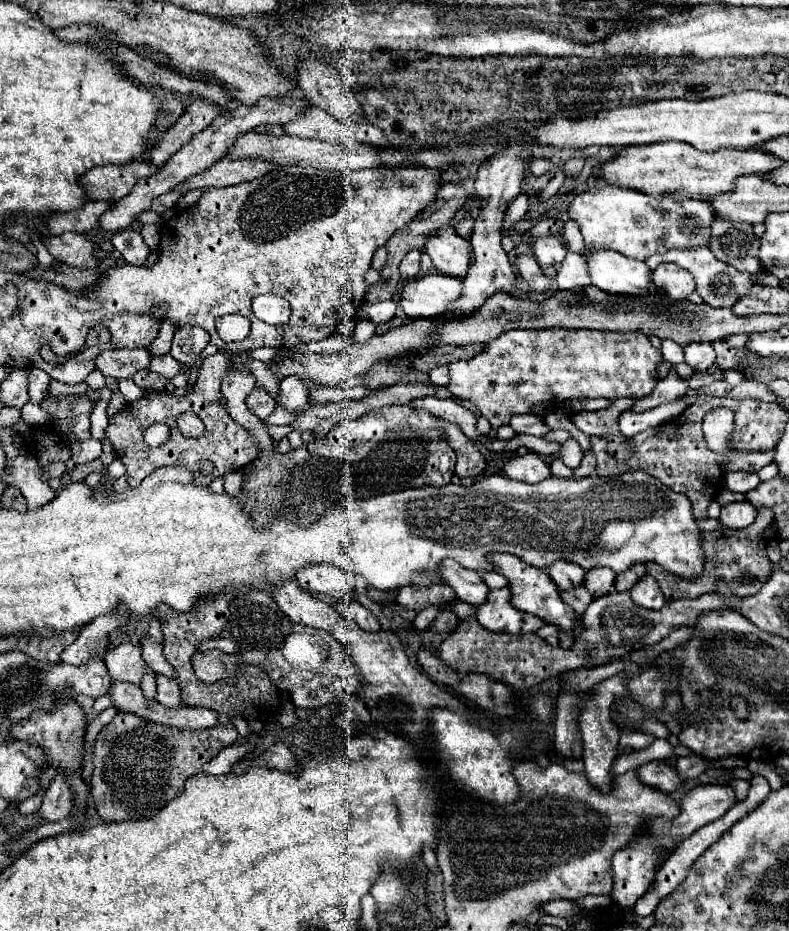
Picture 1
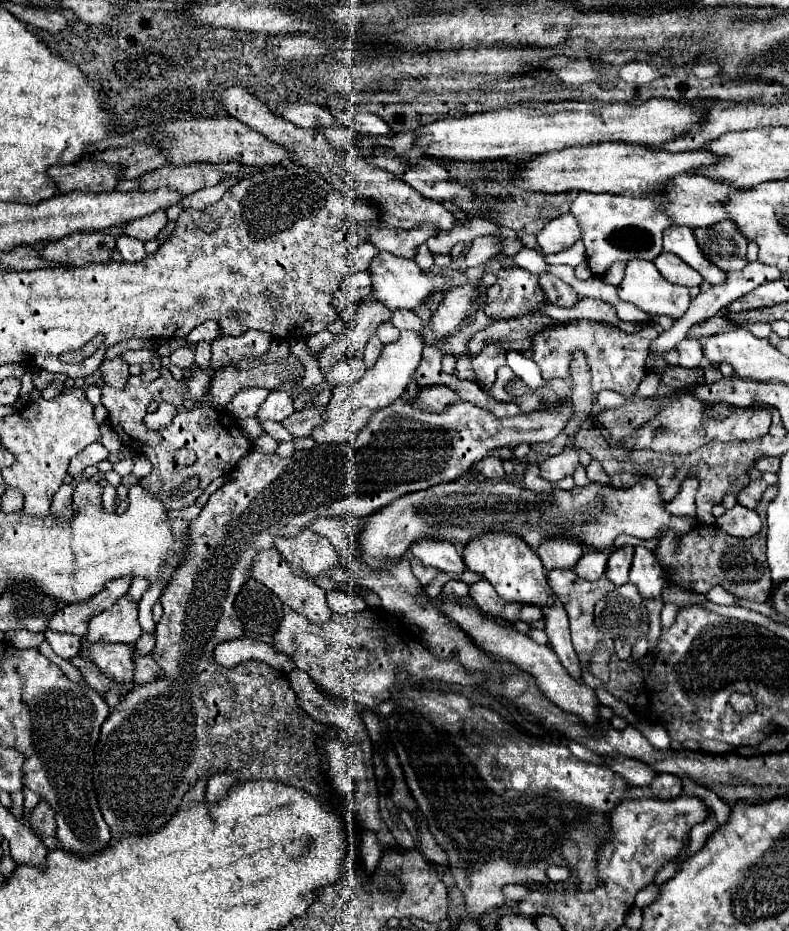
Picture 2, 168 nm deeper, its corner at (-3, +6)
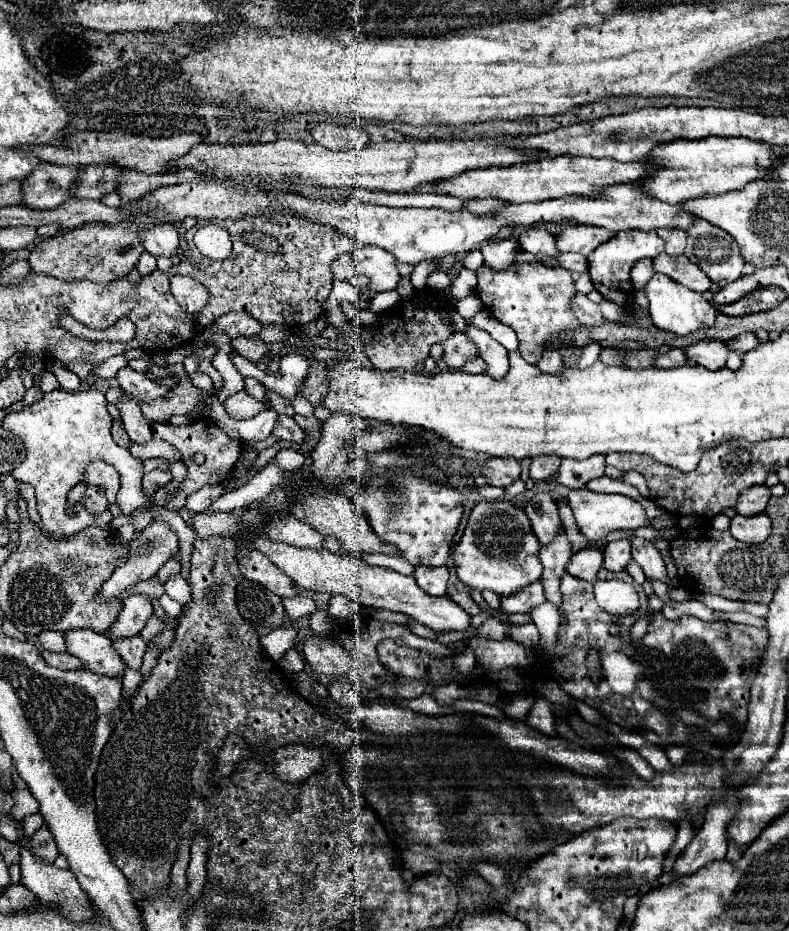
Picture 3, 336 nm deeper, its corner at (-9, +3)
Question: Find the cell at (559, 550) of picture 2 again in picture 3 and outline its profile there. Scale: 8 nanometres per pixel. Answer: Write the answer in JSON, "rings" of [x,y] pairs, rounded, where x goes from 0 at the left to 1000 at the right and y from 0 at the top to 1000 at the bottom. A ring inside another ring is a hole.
{"rings":[[[682,528],[669,541],[667,552],[674,561],[674,569],[687,586],[692,586],[707,571],[710,552],[702,535],[695,528]]]}

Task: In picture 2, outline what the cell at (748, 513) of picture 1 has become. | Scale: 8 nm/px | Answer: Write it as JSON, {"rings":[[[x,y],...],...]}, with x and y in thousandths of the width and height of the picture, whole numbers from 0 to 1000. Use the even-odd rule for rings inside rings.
{"rings":[[[933,542],[933,545],[923,547],[915,555],[910,555],[907,564],[913,568],[918,568],[923,575],[953,577],[963,570],[966,560],[963,560],[958,549],[953,549],[948,545],[940,545],[940,542]]]}

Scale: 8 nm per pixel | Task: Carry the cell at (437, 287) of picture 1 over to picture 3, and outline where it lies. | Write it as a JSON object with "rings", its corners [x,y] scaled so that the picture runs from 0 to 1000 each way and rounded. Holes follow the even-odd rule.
{"rings":[[[454,264],[446,271],[446,279],[451,284],[451,292],[466,299],[466,318],[502,311],[507,303],[507,294],[502,290],[502,277],[479,264]]]}

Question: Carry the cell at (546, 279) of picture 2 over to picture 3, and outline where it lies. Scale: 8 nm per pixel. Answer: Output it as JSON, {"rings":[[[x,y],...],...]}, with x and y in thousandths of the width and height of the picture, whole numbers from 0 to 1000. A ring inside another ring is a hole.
{"rings":[[[730,316],[725,322],[725,333],[738,350],[763,350],[768,342],[763,339],[760,327],[748,324],[740,316]]]}

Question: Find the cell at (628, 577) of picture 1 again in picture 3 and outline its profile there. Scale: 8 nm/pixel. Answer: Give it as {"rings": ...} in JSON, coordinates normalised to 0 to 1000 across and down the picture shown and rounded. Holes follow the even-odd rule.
{"rings":[[[781,580],[771,582],[763,591],[766,595],[766,610],[773,614],[786,614],[793,610],[793,606],[801,602],[798,595],[798,580]]]}

